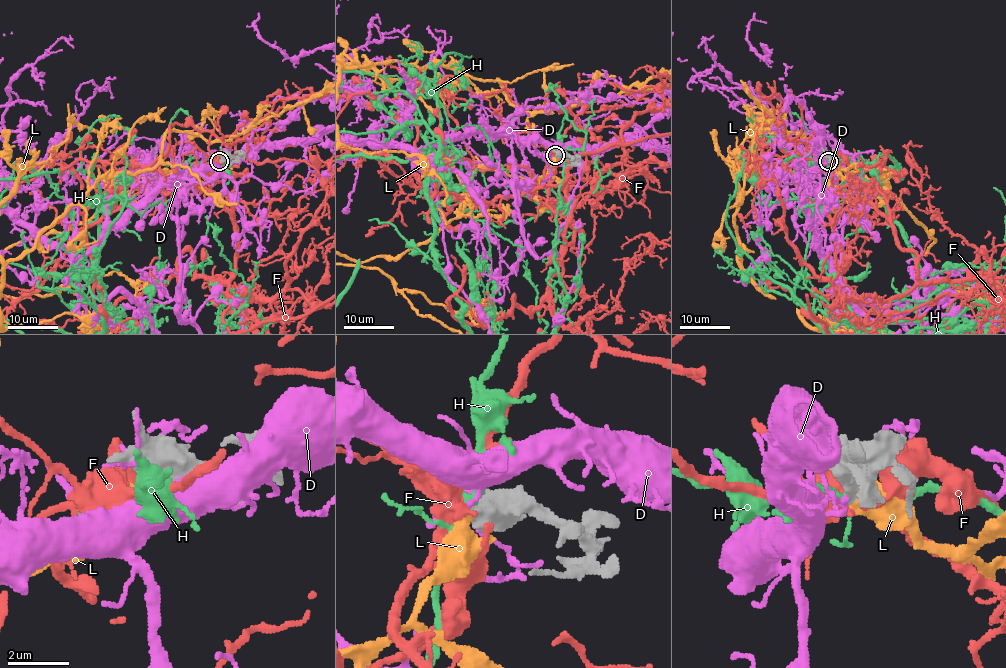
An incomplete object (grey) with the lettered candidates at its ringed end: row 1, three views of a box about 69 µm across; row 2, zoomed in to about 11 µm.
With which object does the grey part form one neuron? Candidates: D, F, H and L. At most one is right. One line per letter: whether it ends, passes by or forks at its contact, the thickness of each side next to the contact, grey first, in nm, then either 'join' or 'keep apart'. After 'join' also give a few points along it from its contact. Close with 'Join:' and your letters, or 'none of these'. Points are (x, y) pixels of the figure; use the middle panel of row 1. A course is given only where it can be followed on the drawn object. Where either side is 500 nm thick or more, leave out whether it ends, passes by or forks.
D: 550 nm thick on the grey side, 320 nm on the other; keep apart
F: it forks there; 480 nm thick on the grey side, 480 nm on the other; keep apart
H: 600 nm thick on the grey side, 200 nm on the other; keep apart
L: 550 nm thick on the grey side, 600 nm on the other; join
Join: L

